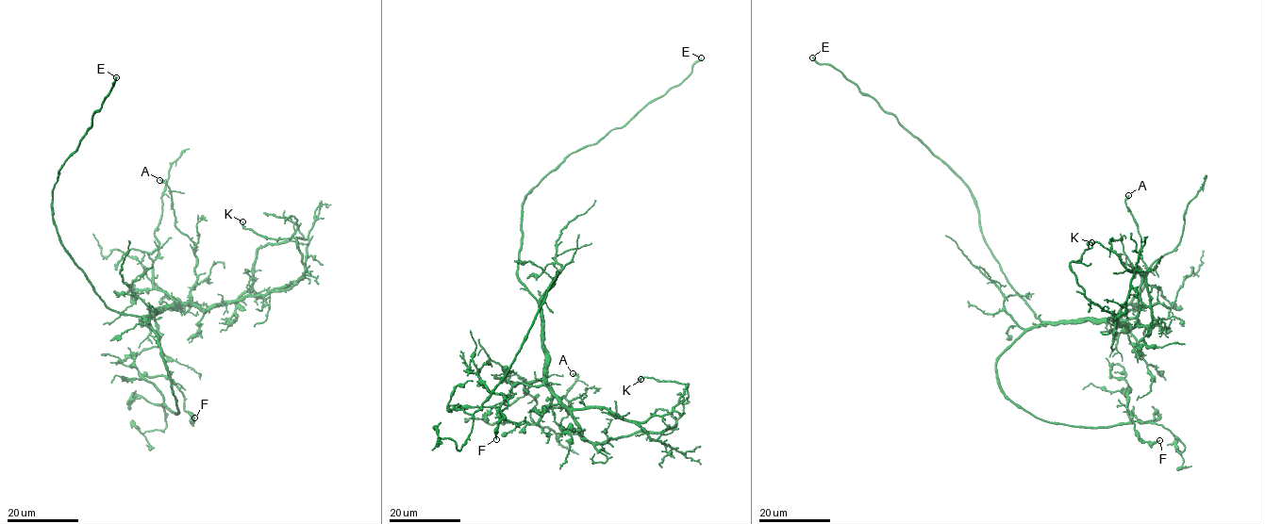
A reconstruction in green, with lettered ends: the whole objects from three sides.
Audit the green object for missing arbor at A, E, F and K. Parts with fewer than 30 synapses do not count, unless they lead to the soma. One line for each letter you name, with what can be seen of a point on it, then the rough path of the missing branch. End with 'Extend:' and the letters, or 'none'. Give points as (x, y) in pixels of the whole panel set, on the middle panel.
E: (701, 57)
Extend: E

